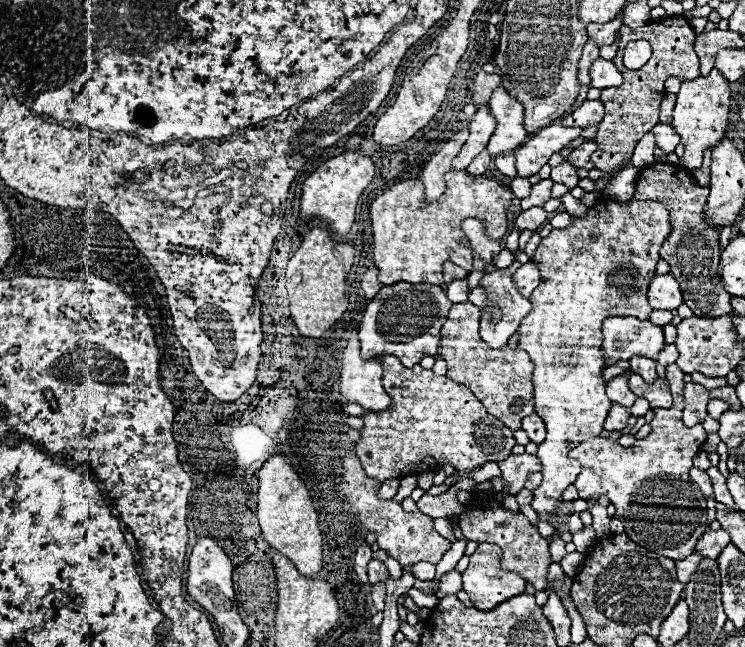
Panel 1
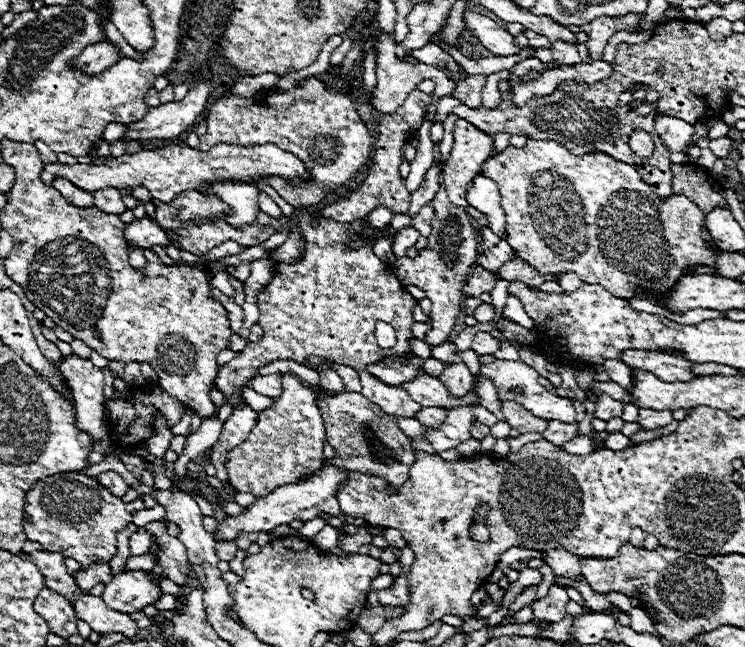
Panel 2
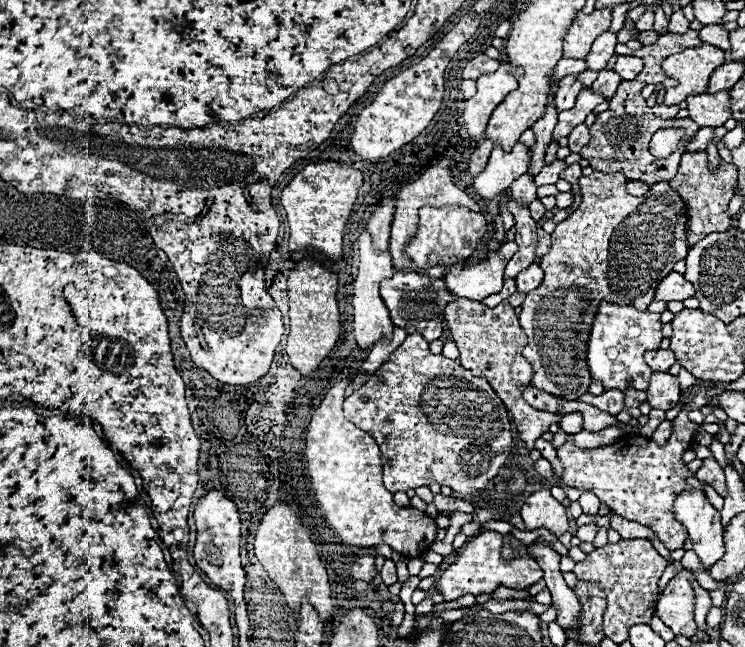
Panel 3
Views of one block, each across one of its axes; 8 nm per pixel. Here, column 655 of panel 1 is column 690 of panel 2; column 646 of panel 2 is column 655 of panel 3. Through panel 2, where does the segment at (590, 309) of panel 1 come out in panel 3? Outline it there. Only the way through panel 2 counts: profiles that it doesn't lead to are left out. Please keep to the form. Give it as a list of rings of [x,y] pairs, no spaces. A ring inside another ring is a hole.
[[[592,172],[590,176],[582,176],[578,180],[582,202],[574,214],[556,224],[556,230],[552,232],[552,248],[540,260],[544,280],[536,290],[526,294],[522,304],[520,326],[528,336],[522,356],[532,364],[532,384],[566,400],[578,400],[580,396],[576,394],[588,394],[588,386],[592,384],[588,366],[574,362],[586,362],[586,346],[598,304],[606,300],[618,306],[646,310],[654,300],[658,282],[662,282],[662,278],[670,274],[672,266],[688,254],[684,230],[686,208],[682,198],[678,198],[678,192],[670,190],[668,182],[658,182],[644,196],[636,198],[626,192],[626,182],[628,180],[622,172]]]

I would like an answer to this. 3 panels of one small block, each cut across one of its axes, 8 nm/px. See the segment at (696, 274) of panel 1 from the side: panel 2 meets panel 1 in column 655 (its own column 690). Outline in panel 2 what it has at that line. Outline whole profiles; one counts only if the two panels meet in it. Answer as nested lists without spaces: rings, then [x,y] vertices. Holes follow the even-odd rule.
[[[672,164],[672,192],[696,202],[704,214],[714,208],[728,208],[722,184],[698,164]]]

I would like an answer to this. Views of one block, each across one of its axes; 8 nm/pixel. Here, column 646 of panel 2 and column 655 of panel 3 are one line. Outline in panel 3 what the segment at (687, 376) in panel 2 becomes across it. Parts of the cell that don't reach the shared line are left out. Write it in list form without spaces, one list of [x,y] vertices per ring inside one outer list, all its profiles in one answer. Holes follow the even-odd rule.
[[[650,350],[644,354],[644,360],[654,372],[668,372],[668,368],[676,362],[672,350]]]

